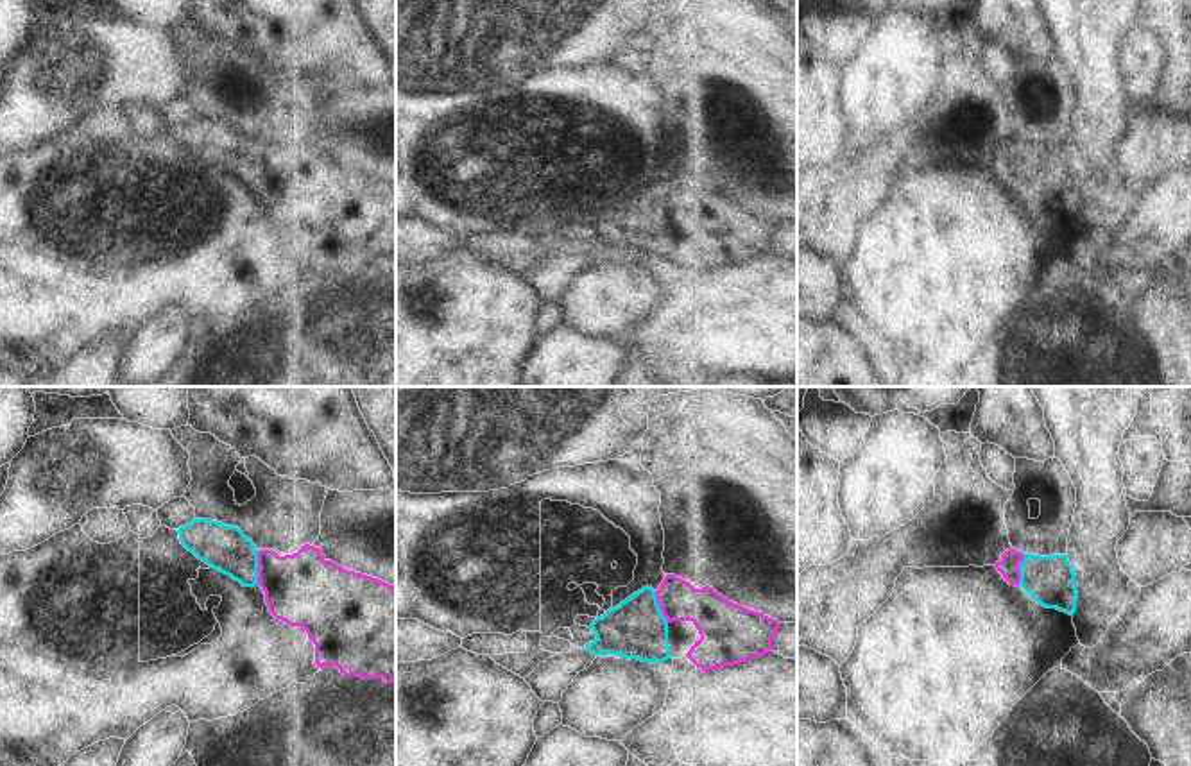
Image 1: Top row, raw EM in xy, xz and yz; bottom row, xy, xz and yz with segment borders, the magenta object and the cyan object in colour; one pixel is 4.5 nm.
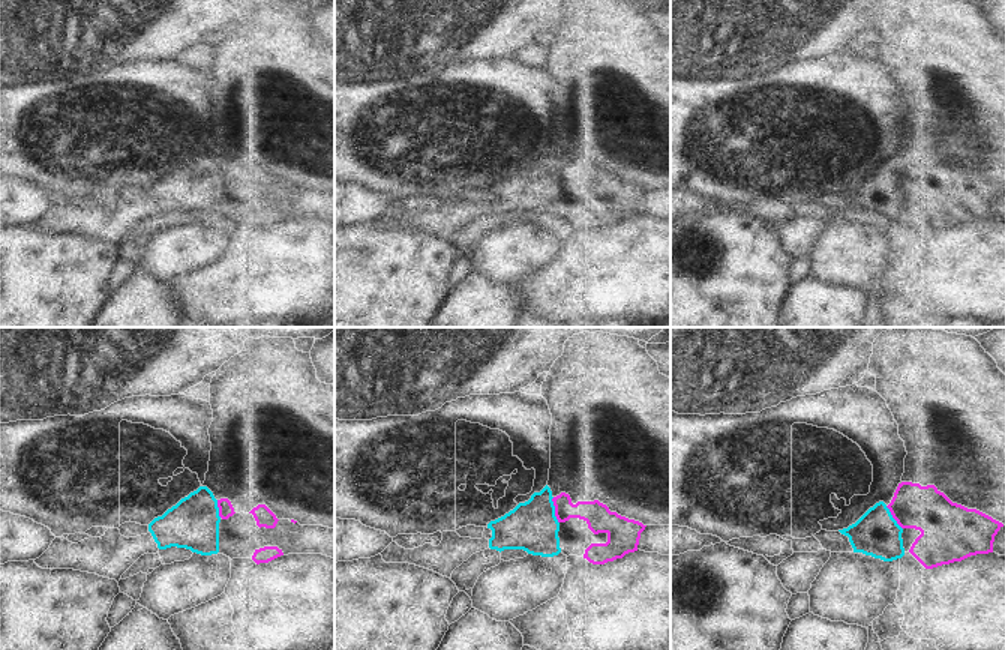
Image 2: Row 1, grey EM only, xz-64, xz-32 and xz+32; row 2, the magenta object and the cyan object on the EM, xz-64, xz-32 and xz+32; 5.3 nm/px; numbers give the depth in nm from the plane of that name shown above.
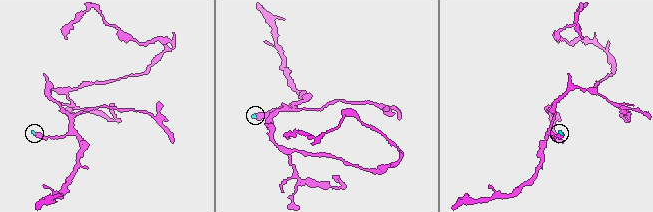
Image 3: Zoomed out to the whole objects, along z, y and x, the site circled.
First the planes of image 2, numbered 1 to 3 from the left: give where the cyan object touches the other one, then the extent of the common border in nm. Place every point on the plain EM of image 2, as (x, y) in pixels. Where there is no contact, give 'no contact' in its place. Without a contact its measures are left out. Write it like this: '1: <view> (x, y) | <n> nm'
1: xz-64 (219, 173) | 100 nm
2: xz-32 (555, 174) | 150 nm
3: xz+32 (893, 180) | 160 nm

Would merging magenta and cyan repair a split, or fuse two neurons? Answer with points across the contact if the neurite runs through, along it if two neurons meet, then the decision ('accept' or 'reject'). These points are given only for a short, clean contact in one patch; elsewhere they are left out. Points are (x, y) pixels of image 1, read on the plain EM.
runs through xy (303, 188), (258, 167), (248, 165), (226, 147); accept

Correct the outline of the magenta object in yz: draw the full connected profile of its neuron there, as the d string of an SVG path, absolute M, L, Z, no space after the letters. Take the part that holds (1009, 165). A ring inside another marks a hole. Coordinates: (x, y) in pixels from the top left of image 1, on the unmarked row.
M1010 147L994 166L1010 184L1021 184L1039 204L1075 213L1076 174L1067 154L1039 156Z

